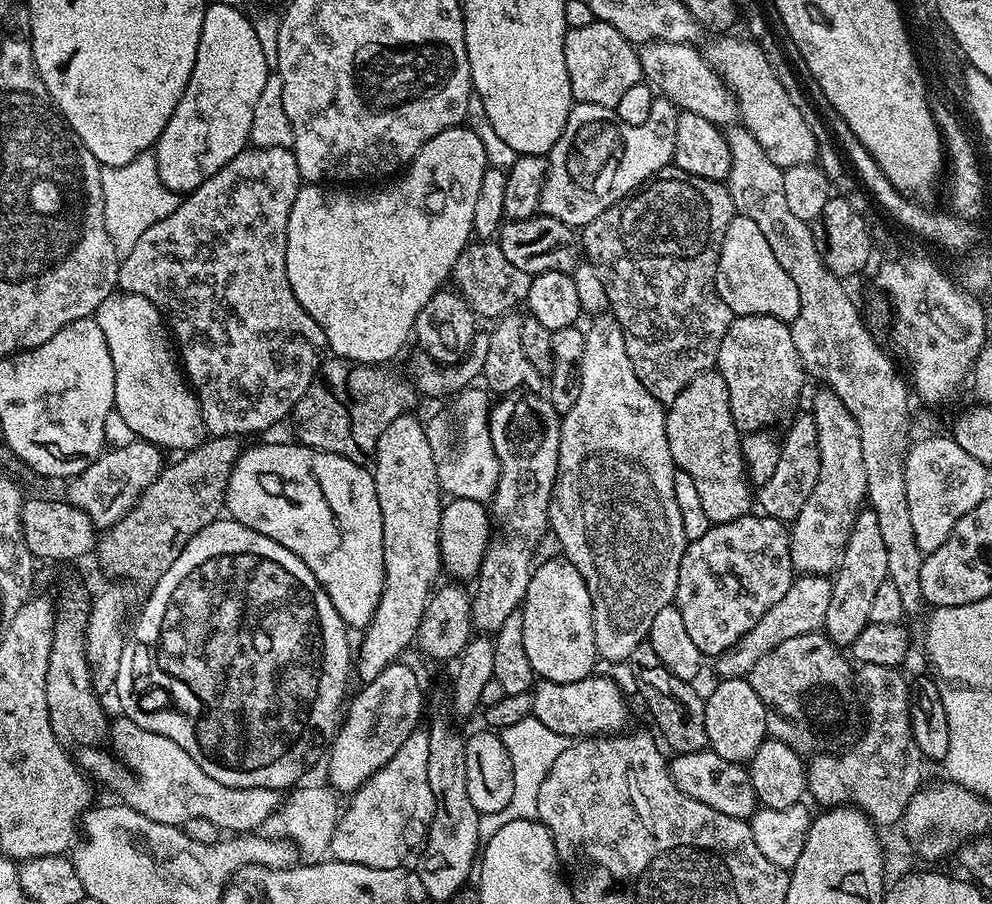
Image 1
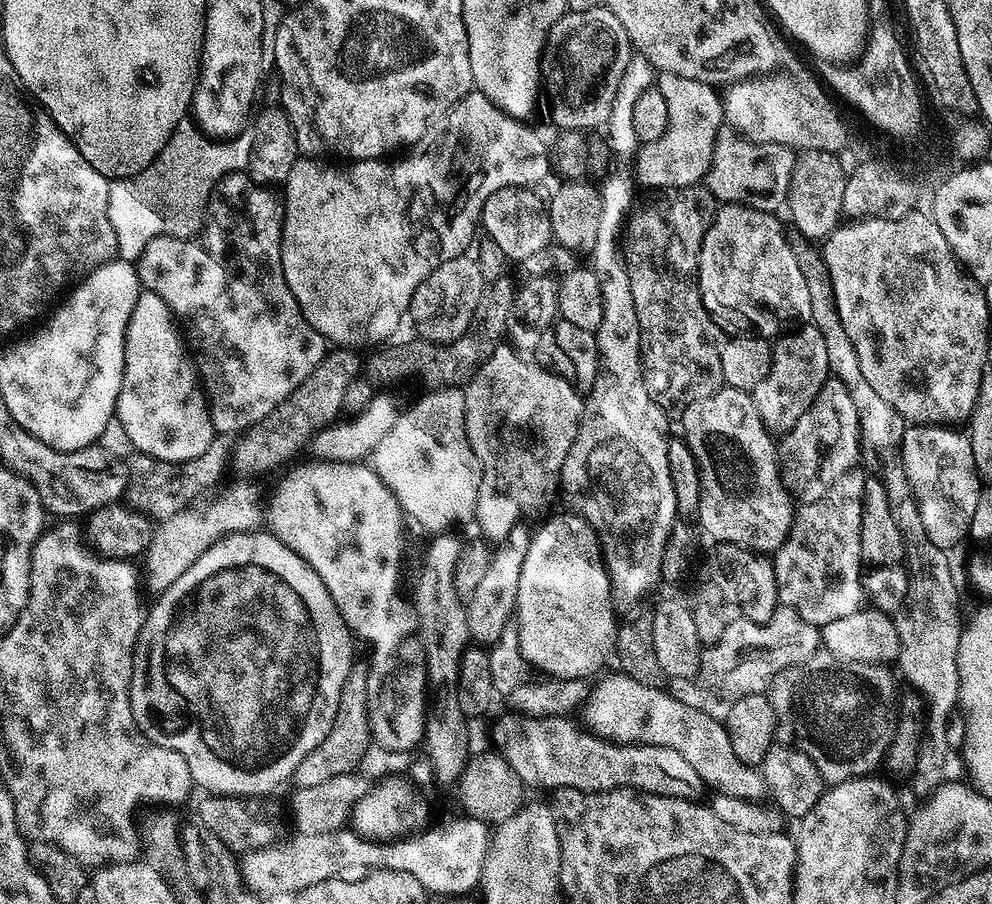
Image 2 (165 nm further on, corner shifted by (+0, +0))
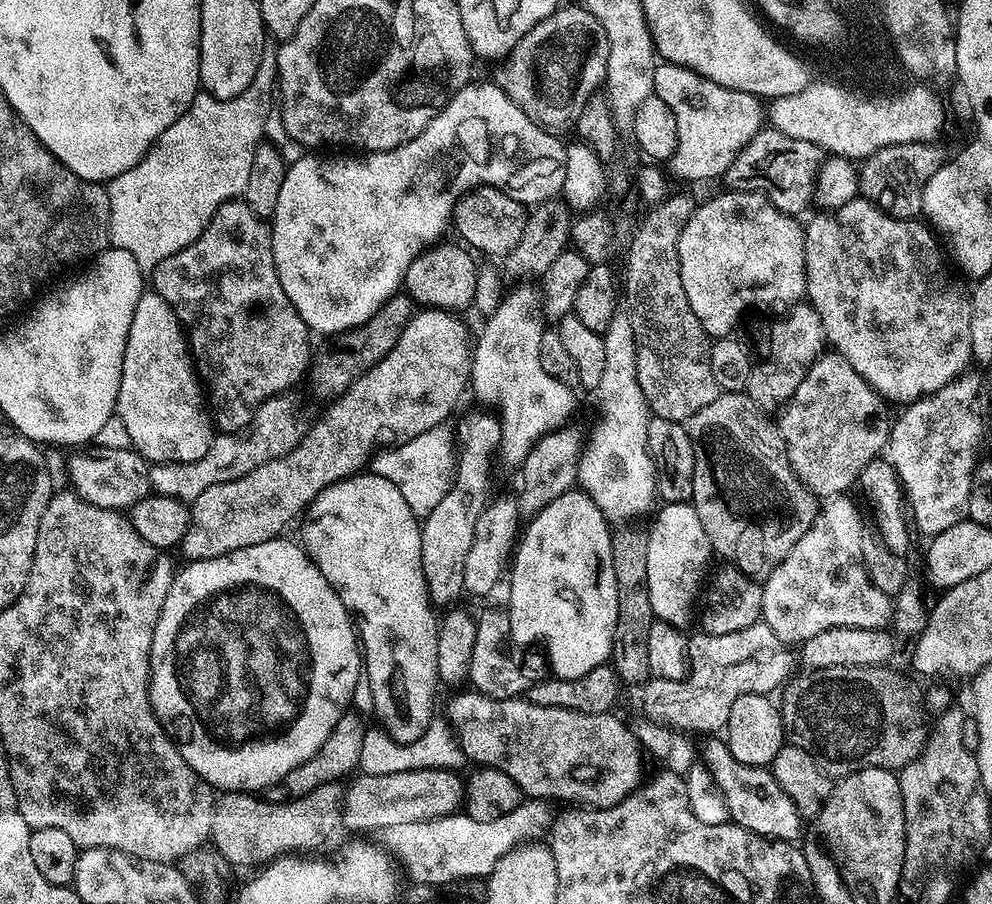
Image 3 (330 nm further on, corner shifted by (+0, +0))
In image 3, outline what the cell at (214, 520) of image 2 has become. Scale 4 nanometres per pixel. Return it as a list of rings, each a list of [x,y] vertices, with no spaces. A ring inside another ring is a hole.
[[[443,308],[417,311],[406,330],[402,330],[402,338],[398,338],[394,350],[335,397],[336,404],[330,405],[328,413],[309,432],[307,429],[303,433],[299,446],[293,452],[266,462],[233,482],[210,486],[200,494],[191,503],[191,525],[180,543],[180,550],[188,556],[186,558],[205,560],[221,557],[245,546],[258,546],[258,542],[277,539],[283,533],[280,531],[296,515],[297,519],[323,488],[357,475],[373,459],[378,446],[404,444],[418,438],[418,434],[426,434],[426,430],[434,430],[445,423],[472,379],[474,340],[471,335],[468,337],[467,326],[456,316],[459,315],[455,311]]]

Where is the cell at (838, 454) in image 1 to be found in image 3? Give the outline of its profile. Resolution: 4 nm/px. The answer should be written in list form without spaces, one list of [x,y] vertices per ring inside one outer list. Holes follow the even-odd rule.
[[[844,494],[831,497],[825,503],[828,505],[819,509],[810,530],[806,530],[806,534],[794,542],[794,550],[790,550],[790,554],[763,581],[761,619],[786,645],[801,645],[820,632],[838,627],[883,630],[891,625],[894,607],[892,598],[878,590],[868,576],[863,560],[866,543],[864,520],[848,498]]]

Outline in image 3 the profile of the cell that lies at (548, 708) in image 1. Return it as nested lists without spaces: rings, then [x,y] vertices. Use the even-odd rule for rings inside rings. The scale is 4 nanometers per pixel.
[[[720,738],[709,739],[712,741],[704,748],[702,762],[707,765],[714,782],[718,782],[718,790],[722,790],[731,823],[770,840],[799,841],[802,817],[794,802],[790,802],[786,790],[778,786],[771,771],[767,767],[746,766],[746,762],[738,762],[738,758],[730,754],[727,743],[723,739],[716,739]]]

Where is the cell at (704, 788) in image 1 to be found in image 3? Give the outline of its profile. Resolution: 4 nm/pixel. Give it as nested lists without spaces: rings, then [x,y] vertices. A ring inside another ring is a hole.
[[[475,690],[467,691],[449,702],[446,713],[465,761],[510,774],[525,797],[545,802],[573,800],[576,806],[609,808],[640,787],[641,745],[616,714],[582,714],[534,706],[526,698],[495,700]]]

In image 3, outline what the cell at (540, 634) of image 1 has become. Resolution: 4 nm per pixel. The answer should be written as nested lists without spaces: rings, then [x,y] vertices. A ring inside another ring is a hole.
[[[573,490],[554,498],[554,502],[550,502],[550,506],[546,506],[537,516],[531,517],[514,549],[514,559],[510,564],[512,585],[508,588],[508,604],[506,603],[506,611],[510,618],[512,644],[518,646],[518,644],[532,644],[535,640],[541,640],[545,650],[548,651],[548,664],[552,667],[551,675],[557,680],[582,678],[586,674],[590,674],[590,670],[609,663],[614,642],[614,626],[618,622],[618,586],[614,586],[614,562],[610,554],[611,545],[612,528],[608,517],[602,514],[602,510],[598,510],[598,506],[594,506],[594,498],[590,498],[583,490]]]

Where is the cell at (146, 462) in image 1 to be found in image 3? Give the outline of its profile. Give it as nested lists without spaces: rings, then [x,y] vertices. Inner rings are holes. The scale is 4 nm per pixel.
[[[291,395],[271,396],[260,409],[251,425],[242,432],[213,435],[210,450],[194,462],[174,462],[173,464],[152,464],[152,492],[158,496],[169,496],[175,500],[193,502],[210,486],[233,482],[250,474],[258,466],[277,460],[293,452],[302,439],[300,412],[291,400]]]

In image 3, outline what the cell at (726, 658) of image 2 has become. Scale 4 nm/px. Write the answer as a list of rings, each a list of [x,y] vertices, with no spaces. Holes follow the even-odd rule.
[[[757,622],[746,626],[746,630],[734,630],[734,634],[722,634],[721,636],[710,636],[707,632],[700,630],[697,631],[696,637],[691,637],[688,640],[688,662],[689,669],[688,675],[682,680],[657,680],[655,678],[649,679],[647,683],[643,685],[644,688],[644,708],[642,708],[643,715],[647,716],[649,720],[654,723],[668,725],[671,729],[675,730],[677,733],[683,734],[683,732],[712,732],[708,734],[716,734],[716,732],[725,727],[730,718],[730,706],[734,706],[734,702],[738,698],[742,698],[742,694],[758,694],[763,692],[765,694],[775,693],[775,688],[779,689],[781,685],[789,679],[792,670],[792,652],[793,649],[789,645],[784,644],[775,636],[774,631],[770,630],[770,626],[763,622]]]

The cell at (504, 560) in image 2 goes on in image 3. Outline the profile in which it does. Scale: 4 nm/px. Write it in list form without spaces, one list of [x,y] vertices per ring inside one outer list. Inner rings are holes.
[[[563,426],[553,429],[541,436],[540,440],[526,454],[524,463],[519,465],[520,492],[520,515],[524,518],[537,516],[554,498],[573,491],[577,487],[576,475],[580,469],[580,456],[584,453],[586,436],[576,428]]]

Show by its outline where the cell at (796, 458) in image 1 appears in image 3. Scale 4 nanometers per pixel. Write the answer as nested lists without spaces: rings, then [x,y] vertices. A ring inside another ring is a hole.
[[[834,350],[825,351],[810,366],[806,378],[802,378],[802,386],[794,390],[787,404],[779,409],[778,427],[784,445],[788,451],[788,461],[799,478],[818,498],[831,498],[847,493],[848,487],[855,485],[860,479],[860,472],[866,462],[877,459],[887,449],[890,430],[894,420],[888,417],[889,405],[883,396],[878,395],[872,387]]]

